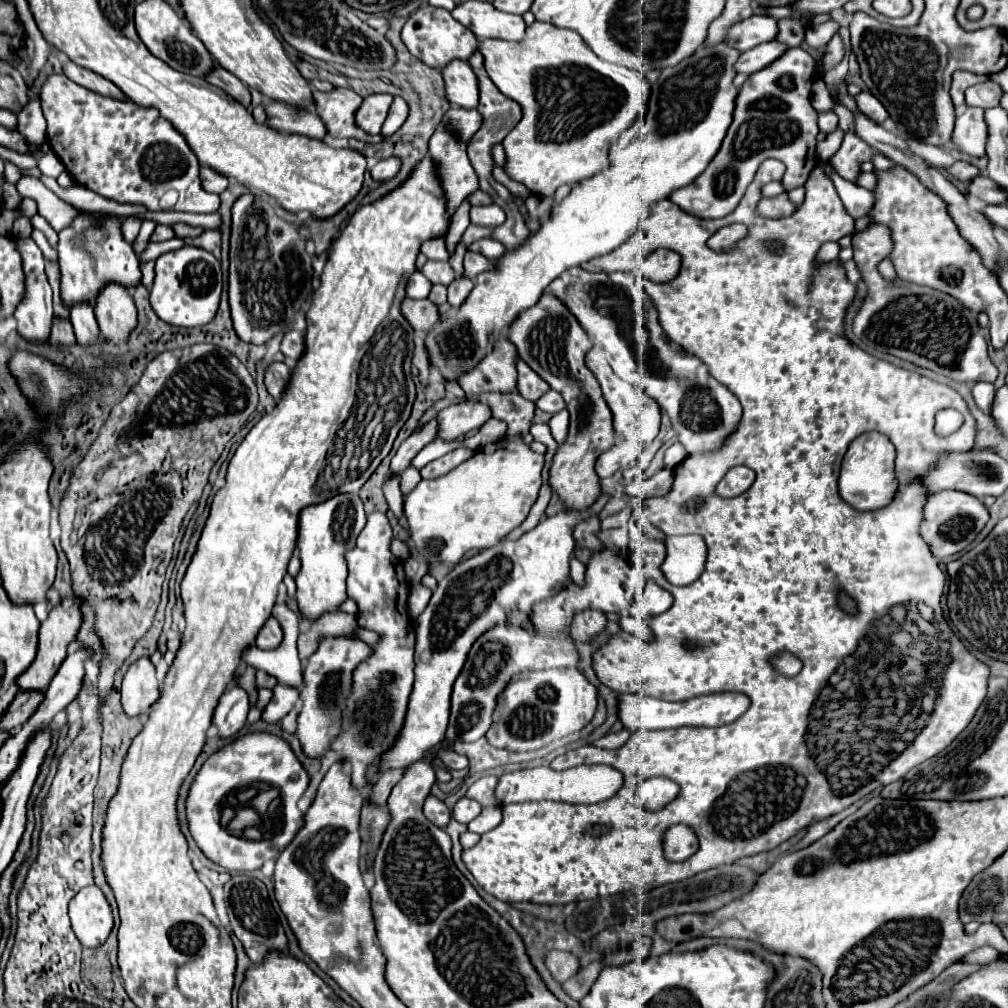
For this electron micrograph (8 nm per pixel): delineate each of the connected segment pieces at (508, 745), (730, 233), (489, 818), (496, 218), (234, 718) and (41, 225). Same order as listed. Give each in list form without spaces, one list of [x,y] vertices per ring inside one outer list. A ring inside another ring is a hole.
[[[575,667],[519,673],[497,697],[493,727],[489,727],[485,739],[489,745],[507,751],[535,751],[583,729],[593,719],[595,707],[597,689]]]
[[[733,223],[733,225],[727,225],[727,227],[721,227],[709,241],[707,245],[713,249],[713,251],[725,251],[729,249],[731,245],[735,245],[741,237],[747,235],[747,229],[743,223]]]
[[[483,807],[483,811],[471,823],[467,823],[467,829],[481,835],[481,833],[493,829],[499,823],[499,819],[501,819],[499,807]]]
[[[481,205],[481,207],[471,207],[471,223],[481,225],[481,227],[497,227],[505,221],[505,211],[499,209],[497,205]]]
[[[231,683],[227,691],[221,695],[213,715],[213,723],[219,727],[219,735],[221,737],[235,735],[245,725],[247,711],[249,711],[247,693]]]
[[[37,213],[31,219],[31,224],[33,228],[40,230],[45,234],[49,243],[52,246],[56,246],[58,243],[58,234],[55,230],[49,225],[49,223]]]

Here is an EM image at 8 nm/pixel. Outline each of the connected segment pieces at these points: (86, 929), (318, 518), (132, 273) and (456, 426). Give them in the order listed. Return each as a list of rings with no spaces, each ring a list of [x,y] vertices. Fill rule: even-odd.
[[[97,885],[83,887],[69,903],[71,929],[83,947],[95,949],[105,943],[113,929],[113,915]]]
[[[341,493],[325,503],[317,503],[313,507],[305,507],[301,511],[301,539],[297,541],[301,569],[295,577],[297,583],[297,603],[307,619],[317,619],[325,611],[337,611],[339,605],[347,599],[345,595],[345,579],[347,565],[343,553],[355,547],[355,539],[365,527],[365,509],[359,495]]]
[[[81,211],[79,215],[75,215],[71,225],[67,225],[65,229],[59,231],[57,253],[59,253],[59,265],[61,265],[61,297],[67,307],[71,307],[79,301],[91,301],[97,295],[97,291],[109,281],[131,287],[131,285],[137,285],[141,279],[137,257],[111,257],[111,253],[113,255],[127,255],[127,241],[121,235],[121,221],[115,215],[87,215]],[[107,219],[109,219],[109,237],[103,233],[103,225]]]
[[[465,399],[461,403],[449,405],[441,409],[441,415],[437,415],[439,427],[441,427],[441,439],[455,441],[457,437],[463,437],[467,431],[481,427],[489,415],[489,407],[483,403],[473,403],[473,399]]]

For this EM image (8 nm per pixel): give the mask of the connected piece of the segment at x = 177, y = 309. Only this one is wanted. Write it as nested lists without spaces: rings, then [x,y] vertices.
[[[185,245],[177,251],[169,251],[155,261],[155,283],[151,289],[151,307],[159,319],[177,327],[207,325],[219,307],[221,297],[221,263],[205,249]]]

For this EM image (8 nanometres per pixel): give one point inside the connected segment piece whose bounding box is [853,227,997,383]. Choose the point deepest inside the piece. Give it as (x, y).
(910, 320)

